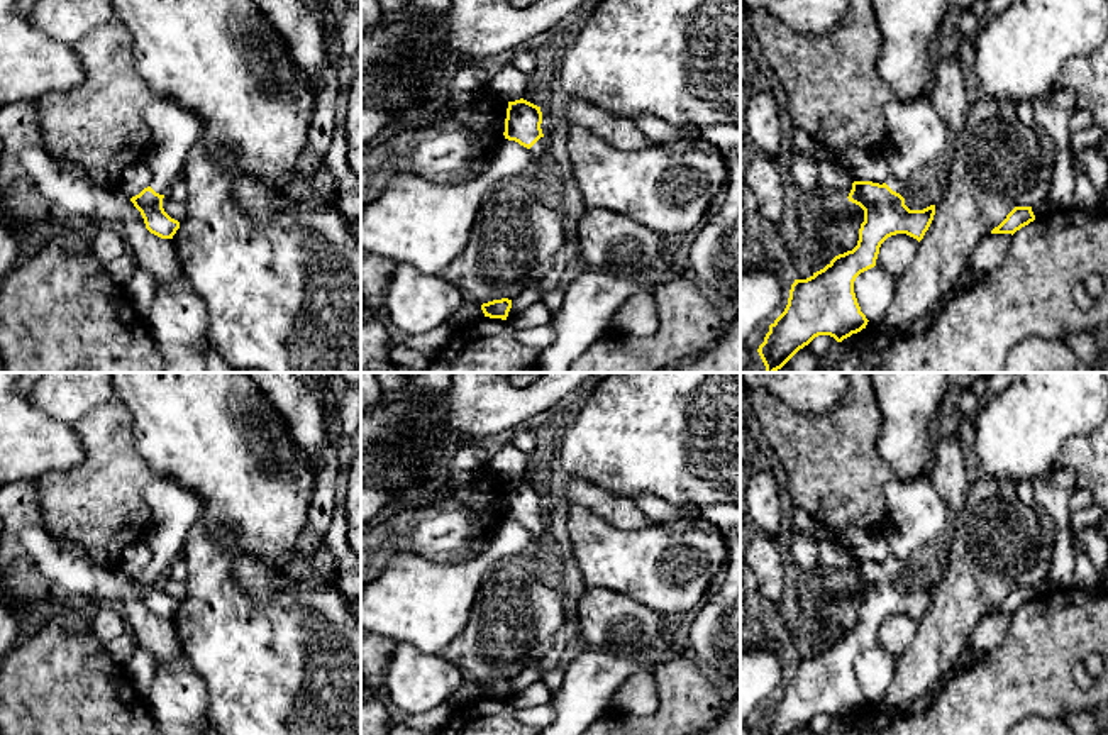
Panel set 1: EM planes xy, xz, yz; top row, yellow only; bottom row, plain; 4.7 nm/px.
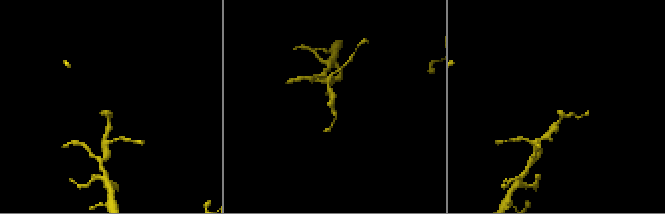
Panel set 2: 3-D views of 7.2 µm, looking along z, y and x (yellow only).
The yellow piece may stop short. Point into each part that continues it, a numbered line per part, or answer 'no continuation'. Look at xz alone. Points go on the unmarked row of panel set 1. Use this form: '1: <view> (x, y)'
1: xz (539, 530)

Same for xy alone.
1: xy (175, 510)

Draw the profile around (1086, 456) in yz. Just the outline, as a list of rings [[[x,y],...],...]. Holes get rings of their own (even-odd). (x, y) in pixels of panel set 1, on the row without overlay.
[[[1108,417],[1091,434],[1066,440],[1057,469],[1071,469],[1076,488],[1089,491],[1093,503],[1108,511]]]

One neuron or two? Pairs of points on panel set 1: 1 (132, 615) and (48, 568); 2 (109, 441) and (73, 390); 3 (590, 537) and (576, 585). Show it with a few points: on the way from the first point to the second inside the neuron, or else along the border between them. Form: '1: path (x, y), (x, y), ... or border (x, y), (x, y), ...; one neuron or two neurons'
1: path (121, 591), (114, 585), (72, 574); one neuron
2: border (116, 395), (92, 407), (72, 424); two neurons
3: border (566, 532), (573, 559), (587, 586); two neurons

